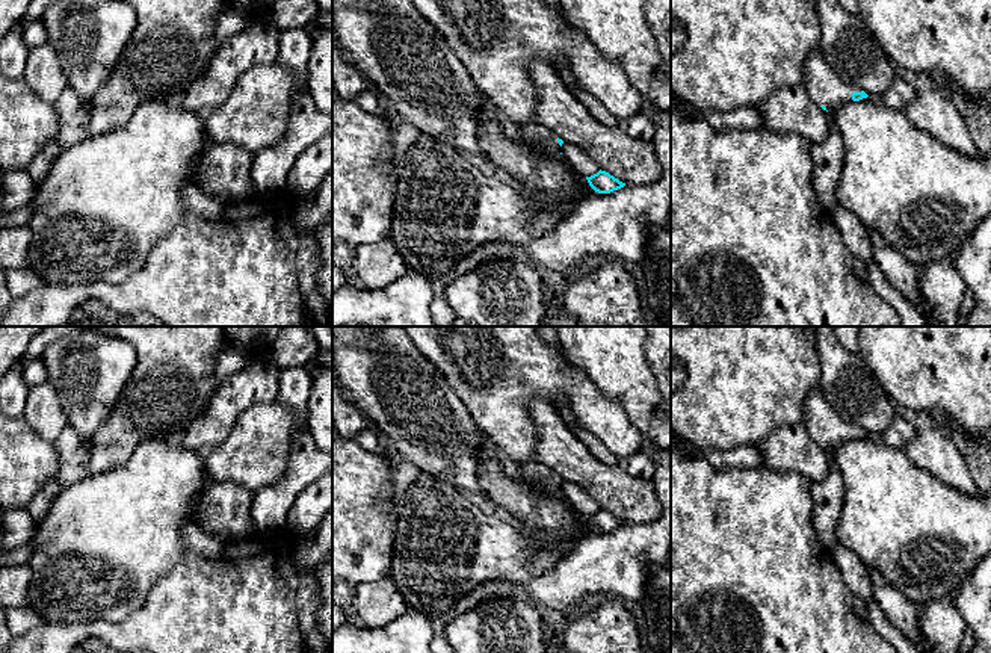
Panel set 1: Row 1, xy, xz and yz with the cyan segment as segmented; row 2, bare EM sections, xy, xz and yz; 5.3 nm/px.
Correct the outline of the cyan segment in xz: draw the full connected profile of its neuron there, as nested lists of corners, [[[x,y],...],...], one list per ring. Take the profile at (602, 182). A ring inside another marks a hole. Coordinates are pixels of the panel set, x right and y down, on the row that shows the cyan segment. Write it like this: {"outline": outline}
{"outline": [[[601,169],[597,174],[586,177],[586,180],[589,186],[598,193],[610,193],[625,186],[625,183]]]}

